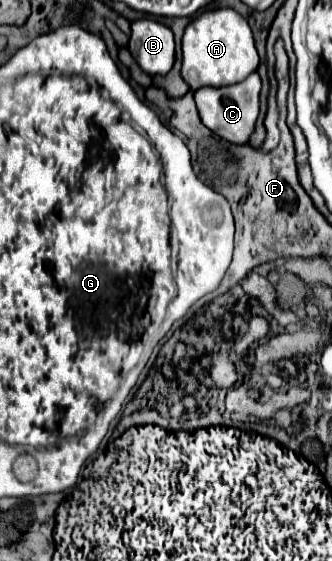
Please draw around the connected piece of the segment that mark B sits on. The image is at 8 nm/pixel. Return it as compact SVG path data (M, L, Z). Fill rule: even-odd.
M140 18L132 22L128 50L146 74L168 74L174 64L174 34L152 18Z

